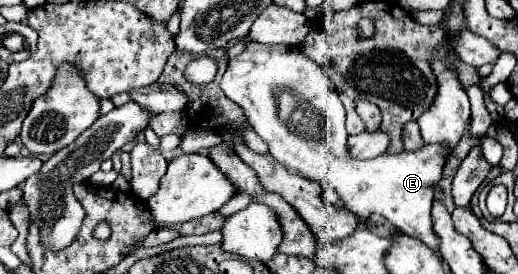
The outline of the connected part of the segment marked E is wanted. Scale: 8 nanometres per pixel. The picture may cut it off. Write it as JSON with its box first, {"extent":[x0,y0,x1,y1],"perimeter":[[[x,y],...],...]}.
{"extent":[221,40,445,250],"perimeter":[[[247,40],[247,48],[229,60],[227,72],[223,74],[221,88],[229,100],[239,104],[245,112],[247,122],[253,130],[269,144],[271,156],[275,156],[287,170],[295,174],[303,174],[305,178],[317,180],[319,184],[327,184],[333,188],[343,200],[345,208],[353,212],[359,220],[369,214],[385,216],[395,228],[405,232],[407,236],[419,238],[431,250],[441,250],[441,238],[437,238],[431,220],[431,204],[433,204],[433,186],[439,182],[443,166],[445,166],[445,146],[429,146],[425,144],[417,152],[401,152],[401,154],[383,154],[373,160],[355,160],[347,156],[347,130],[345,130],[345,108],[337,96],[337,90],[325,70],[303,56],[301,50],[289,44],[261,44],[255,40]]]}

